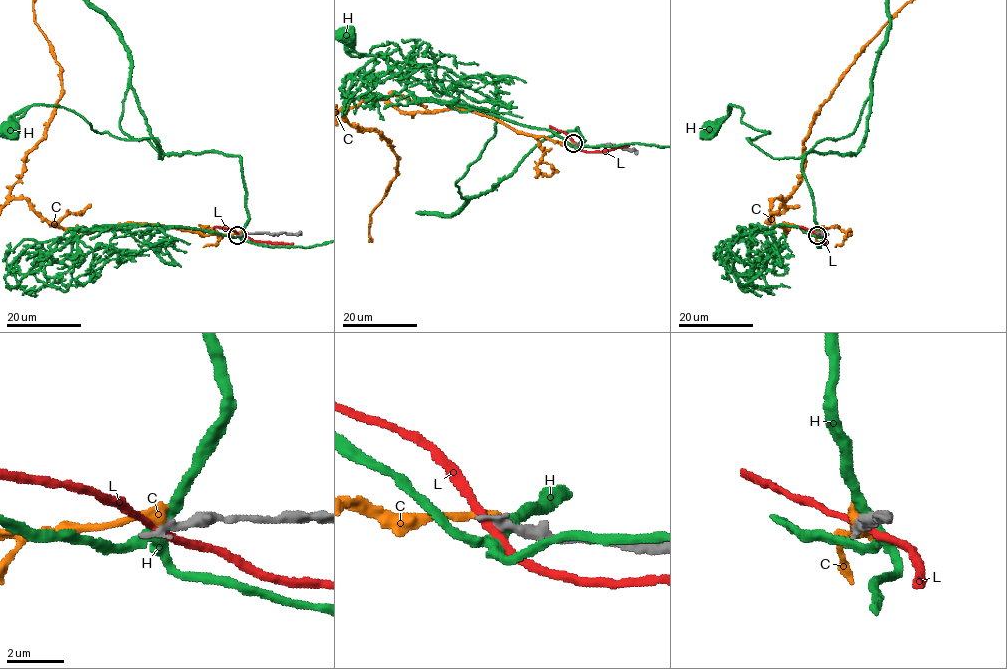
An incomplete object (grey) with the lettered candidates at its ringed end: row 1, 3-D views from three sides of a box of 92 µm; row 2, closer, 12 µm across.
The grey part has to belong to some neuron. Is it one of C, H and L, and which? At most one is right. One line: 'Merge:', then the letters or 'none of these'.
Merge: none of these

